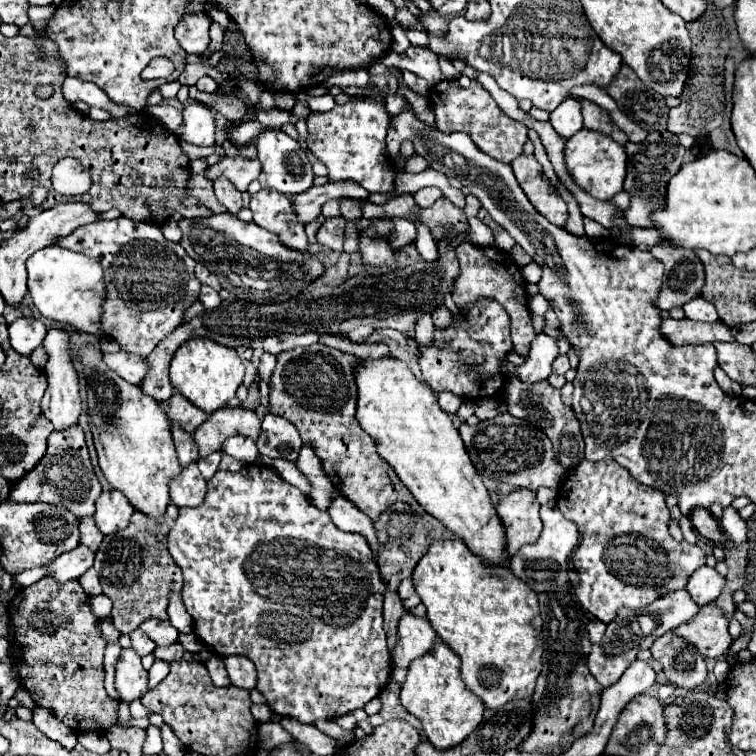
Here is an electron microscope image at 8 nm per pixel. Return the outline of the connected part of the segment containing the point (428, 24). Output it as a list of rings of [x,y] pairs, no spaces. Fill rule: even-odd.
[[[437,13],[421,15],[419,21],[421,21],[423,29],[425,29],[429,35],[443,35],[443,31],[447,31],[447,19],[443,19],[443,17],[437,15]]]

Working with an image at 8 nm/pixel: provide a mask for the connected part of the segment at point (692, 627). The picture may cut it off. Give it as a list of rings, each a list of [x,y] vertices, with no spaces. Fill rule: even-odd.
[[[713,603],[703,605],[699,615],[679,625],[675,633],[693,643],[703,657],[721,657],[733,643],[733,637],[727,631],[727,619]]]

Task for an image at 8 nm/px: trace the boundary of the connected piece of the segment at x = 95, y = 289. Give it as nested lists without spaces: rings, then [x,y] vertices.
[[[51,245],[39,249],[27,259],[27,273],[29,273],[29,293],[43,317],[59,323],[69,323],[79,331],[103,337],[101,315],[107,289],[103,281],[103,269],[97,259],[69,251],[59,245]]]

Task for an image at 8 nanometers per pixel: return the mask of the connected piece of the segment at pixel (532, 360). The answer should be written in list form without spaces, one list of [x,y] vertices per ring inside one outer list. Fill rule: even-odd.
[[[539,333],[531,343],[529,359],[521,367],[505,367],[503,373],[527,383],[539,383],[551,375],[551,363],[555,361],[557,355],[559,355],[557,339]]]

